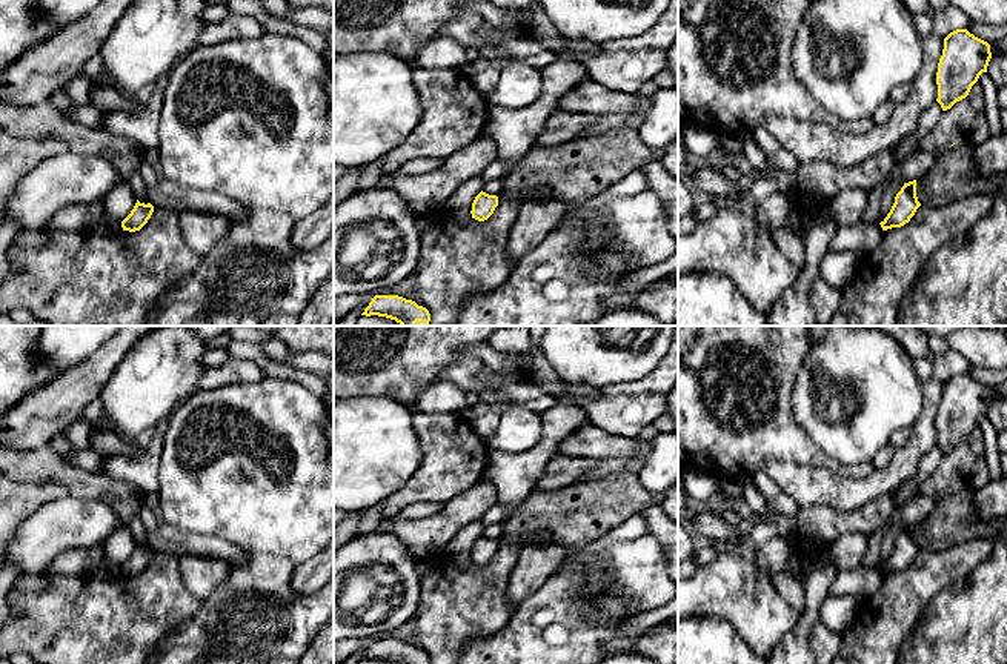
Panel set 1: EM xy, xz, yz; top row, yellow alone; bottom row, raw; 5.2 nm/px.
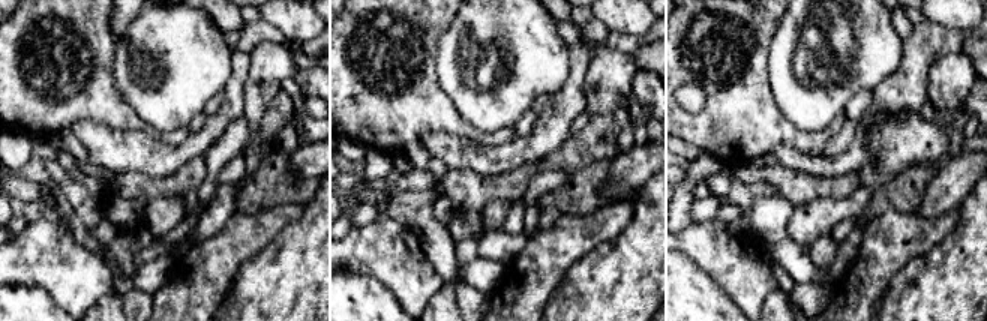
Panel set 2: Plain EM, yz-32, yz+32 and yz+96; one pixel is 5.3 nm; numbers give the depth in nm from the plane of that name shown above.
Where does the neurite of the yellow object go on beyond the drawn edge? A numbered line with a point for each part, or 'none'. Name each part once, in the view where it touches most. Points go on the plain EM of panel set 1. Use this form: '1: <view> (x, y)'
none

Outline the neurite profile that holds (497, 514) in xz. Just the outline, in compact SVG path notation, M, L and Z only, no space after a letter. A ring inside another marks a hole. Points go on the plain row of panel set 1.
M497 501L481 518L483 527L500 524L506 520L504 507Z

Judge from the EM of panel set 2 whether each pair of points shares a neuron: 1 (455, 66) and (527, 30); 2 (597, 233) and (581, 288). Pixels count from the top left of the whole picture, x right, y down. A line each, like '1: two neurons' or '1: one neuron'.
1: one neuron
2: two neurons

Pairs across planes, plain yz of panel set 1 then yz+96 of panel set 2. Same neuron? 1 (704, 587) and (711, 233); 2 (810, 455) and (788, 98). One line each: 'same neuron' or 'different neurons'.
1: same neuron
2: different neurons

